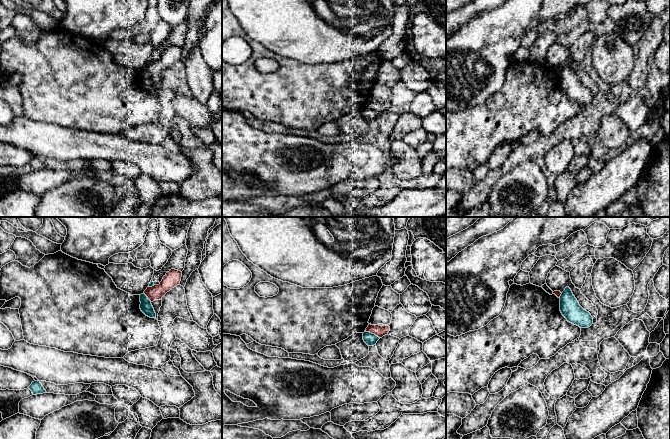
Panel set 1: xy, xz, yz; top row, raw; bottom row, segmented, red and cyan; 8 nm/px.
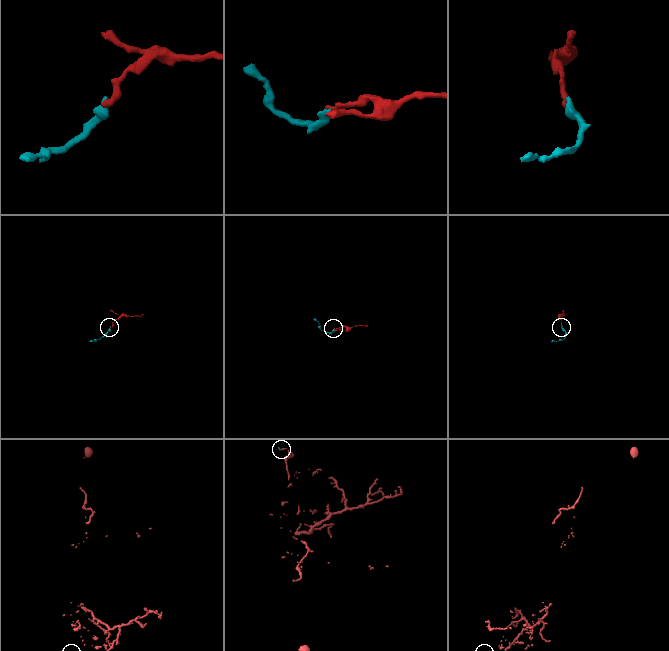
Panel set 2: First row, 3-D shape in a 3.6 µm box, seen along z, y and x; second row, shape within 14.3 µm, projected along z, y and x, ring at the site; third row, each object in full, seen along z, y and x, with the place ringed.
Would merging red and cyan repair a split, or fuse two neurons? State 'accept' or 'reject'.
reject

